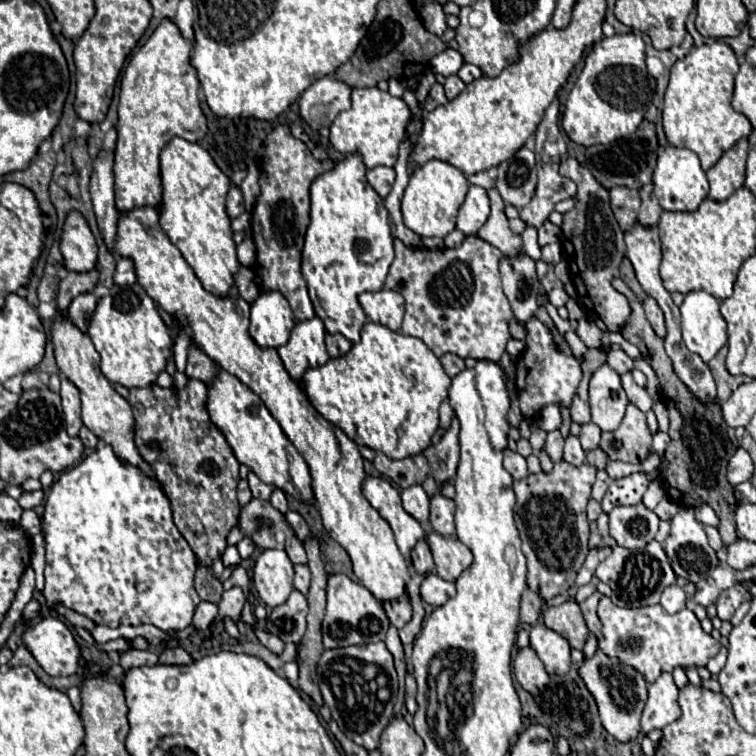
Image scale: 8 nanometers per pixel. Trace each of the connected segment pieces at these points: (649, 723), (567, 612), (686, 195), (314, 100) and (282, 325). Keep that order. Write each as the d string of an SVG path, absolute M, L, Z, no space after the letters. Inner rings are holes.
M662 673L648 689L648 703L642 713L642 731L662 729L680 717L678 687L670 673Z
M570 599L558 607L544 609L542 619L544 619L544 625L550 627L552 631L560 633L570 643L570 647L574 647L574 649L584 647L586 637L588 637L588 629L586 629L582 611L576 601Z
M666 147L658 155L654 169L654 195L660 201L660 207L666 211L696 211L700 203L708 197L708 179L700 167L700 159L690 149Z
M332 75L322 77L302 93L300 115L312 129L328 127L340 111L350 109L350 95L352 87L348 83Z
M264 293L250 307L250 335L260 347L280 347L294 327L292 309L282 293Z

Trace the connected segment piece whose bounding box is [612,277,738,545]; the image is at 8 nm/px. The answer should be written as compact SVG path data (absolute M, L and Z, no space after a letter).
M618 277L612 279L612 287L616 291L620 291L622 295L626 295L626 299L632 307L630 319L626 321L626 325L622 329L622 337L626 341L630 341L632 345L636 345L640 349L642 359L656 371L660 387L662 387L660 401L668 407L670 445L668 445L664 459L662 459L662 465L658 469L660 479L664 483L664 489L678 503L682 503L684 497L692 497L698 503L708 503L720 519L718 531L720 531L724 545L728 545L728 543L738 539L736 523L734 523L736 499L732 493L732 485L726 481L728 459L738 449L738 439L734 435L734 429L724 421L722 409L716 401L696 401L696 397L692 397L692 393L688 393L688 387L676 377L676 371L672 369L672 361L664 351L664 339L656 337L652 325L648 325L642 303L636 299L632 289Z

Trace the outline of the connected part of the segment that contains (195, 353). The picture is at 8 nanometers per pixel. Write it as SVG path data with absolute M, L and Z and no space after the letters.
M192 347L190 353L188 353L186 375L194 377L194 379L202 379L204 383L210 383L214 373L216 373L216 363L206 353L202 353L200 349Z

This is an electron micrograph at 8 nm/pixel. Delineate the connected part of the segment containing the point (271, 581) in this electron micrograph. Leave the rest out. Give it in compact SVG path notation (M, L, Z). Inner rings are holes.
M266 549L254 565L254 589L268 607L282 605L294 591L294 565L280 549Z

